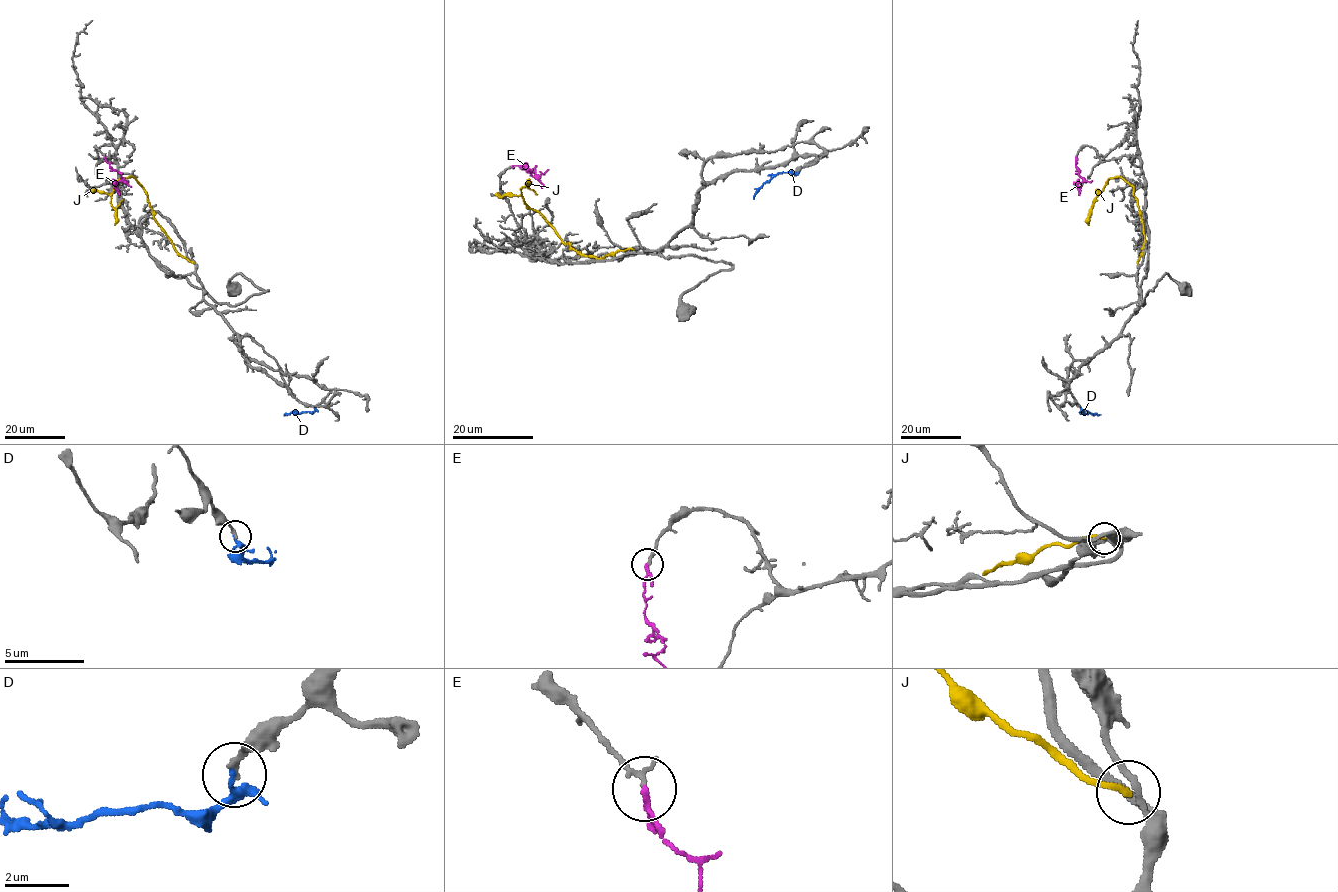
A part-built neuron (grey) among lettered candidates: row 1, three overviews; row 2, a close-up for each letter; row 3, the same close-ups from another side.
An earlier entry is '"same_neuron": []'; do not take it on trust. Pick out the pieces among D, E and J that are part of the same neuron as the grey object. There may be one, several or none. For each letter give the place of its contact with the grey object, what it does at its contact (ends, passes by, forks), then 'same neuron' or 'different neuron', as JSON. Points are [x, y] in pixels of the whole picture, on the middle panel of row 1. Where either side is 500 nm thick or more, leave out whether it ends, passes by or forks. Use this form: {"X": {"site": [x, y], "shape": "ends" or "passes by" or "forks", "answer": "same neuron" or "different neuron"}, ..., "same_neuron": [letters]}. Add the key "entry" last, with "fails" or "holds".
{"D": {"site": [795, 172], "shape": "passes by", "answer": "different neuron"}, "E": {"site": [512, 166], "shape": "passes by", "answer": "same neuron"}, "J": {"site": [632, 249], "shape": "ends", "answer": "different neuron"}, "same_neuron": ["E"], "entry": "fails"}

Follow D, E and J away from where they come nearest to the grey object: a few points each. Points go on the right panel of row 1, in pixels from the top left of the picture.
D: (1081, 408), (1081, 412), (1100, 414)
E: (1076, 156), (1078, 174), (1084, 180), (1077, 184), (1079, 195)
J: (1138, 262), (1145, 237), (1142, 220), (1134, 188), (1121, 177), (1109, 178), (1093, 201), (1089, 225)

